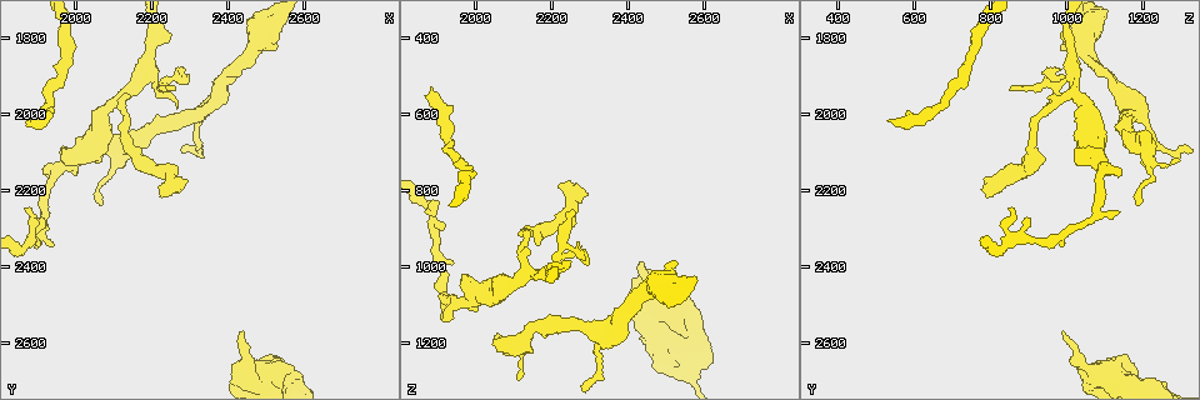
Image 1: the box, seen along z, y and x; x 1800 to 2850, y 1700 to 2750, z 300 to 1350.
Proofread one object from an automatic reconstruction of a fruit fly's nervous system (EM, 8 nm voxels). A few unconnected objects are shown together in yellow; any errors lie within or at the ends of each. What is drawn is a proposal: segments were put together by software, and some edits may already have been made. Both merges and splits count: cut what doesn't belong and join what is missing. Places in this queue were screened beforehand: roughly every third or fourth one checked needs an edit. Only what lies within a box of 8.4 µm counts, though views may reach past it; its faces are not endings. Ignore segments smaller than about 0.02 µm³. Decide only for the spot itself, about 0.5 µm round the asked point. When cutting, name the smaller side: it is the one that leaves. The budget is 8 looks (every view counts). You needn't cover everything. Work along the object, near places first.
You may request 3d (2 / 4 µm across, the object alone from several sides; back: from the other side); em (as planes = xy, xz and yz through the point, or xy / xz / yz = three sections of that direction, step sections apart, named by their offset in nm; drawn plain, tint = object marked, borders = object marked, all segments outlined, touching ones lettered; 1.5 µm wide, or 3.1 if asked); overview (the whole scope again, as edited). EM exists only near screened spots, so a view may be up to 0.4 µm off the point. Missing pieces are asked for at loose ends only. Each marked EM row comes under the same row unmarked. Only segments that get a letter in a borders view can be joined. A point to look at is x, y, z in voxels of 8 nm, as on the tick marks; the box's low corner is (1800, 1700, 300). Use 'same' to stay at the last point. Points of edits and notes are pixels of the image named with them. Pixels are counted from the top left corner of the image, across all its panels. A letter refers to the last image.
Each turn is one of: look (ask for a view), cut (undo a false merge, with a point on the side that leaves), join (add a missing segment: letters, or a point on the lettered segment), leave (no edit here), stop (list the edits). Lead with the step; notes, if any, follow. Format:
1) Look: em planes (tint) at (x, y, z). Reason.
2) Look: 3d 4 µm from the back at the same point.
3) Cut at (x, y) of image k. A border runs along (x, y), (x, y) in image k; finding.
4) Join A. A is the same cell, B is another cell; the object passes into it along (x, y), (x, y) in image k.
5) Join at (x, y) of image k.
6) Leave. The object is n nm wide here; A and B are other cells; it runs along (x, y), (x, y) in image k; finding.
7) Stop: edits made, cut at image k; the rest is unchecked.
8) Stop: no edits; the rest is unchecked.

Look: 3d 4 µm from the back at (2115, 2120, 1295).

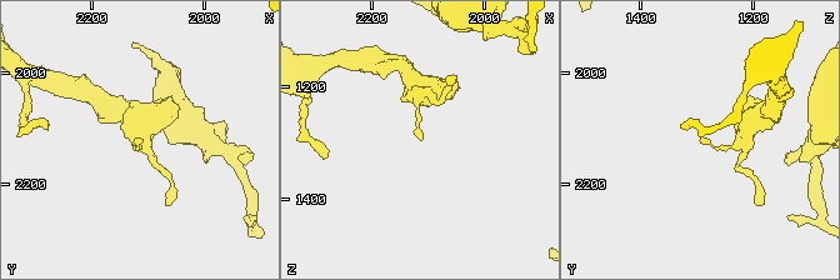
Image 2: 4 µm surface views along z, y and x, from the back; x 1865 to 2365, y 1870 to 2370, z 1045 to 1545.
Look: em yz step 8 (tint) at (2115, 2115, 1290). Now the EM.

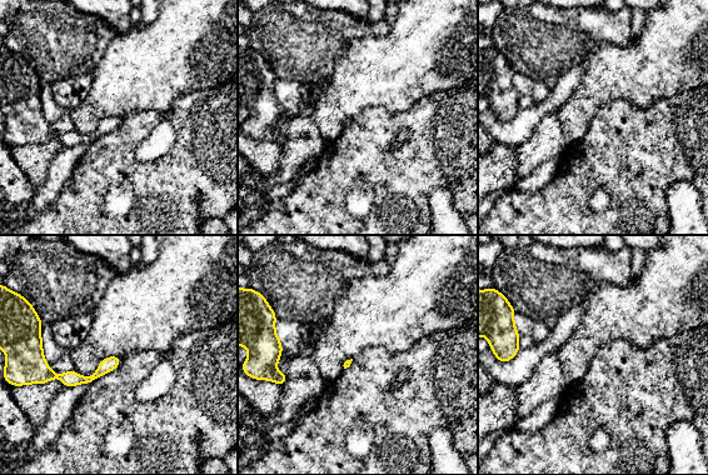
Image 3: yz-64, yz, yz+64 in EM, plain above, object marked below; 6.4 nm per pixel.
Look: em planes (borders) at the same point.

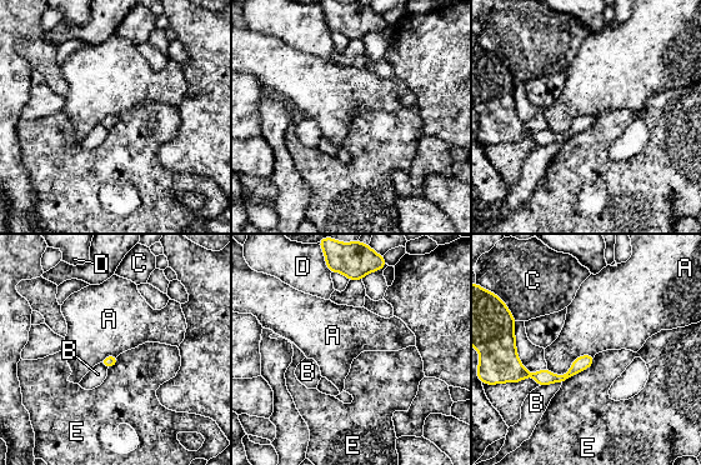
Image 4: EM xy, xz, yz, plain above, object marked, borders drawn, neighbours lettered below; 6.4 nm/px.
Leave. The longest contact is with A, 320 nm; A, B, C, D and E are other cells; no lettered segment goes on from it.

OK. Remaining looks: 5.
Look: em yz step 8 (tint) at (1905, 2275, 895). Branch stops here.

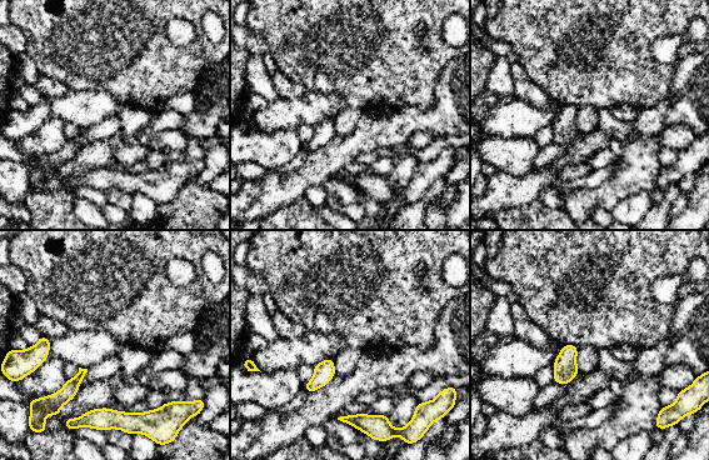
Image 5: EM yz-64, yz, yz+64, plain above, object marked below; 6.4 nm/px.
Look: em planes (borders) at the same point. Another direction.

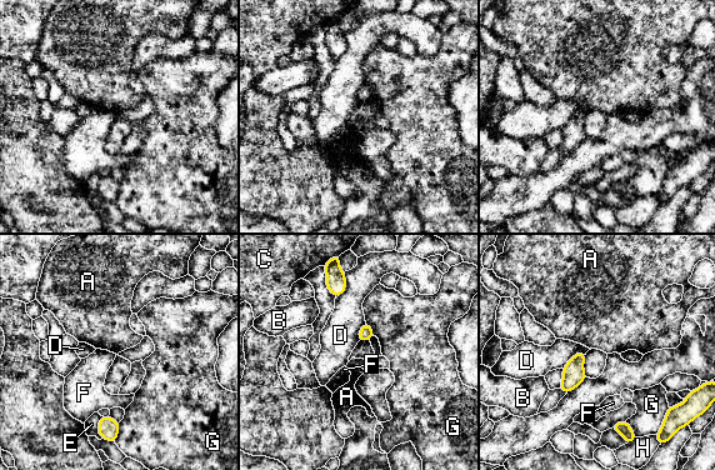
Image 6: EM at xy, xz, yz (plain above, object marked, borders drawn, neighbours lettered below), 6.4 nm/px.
Leave. A, B, C, D, E, F, G and H are other cells; a border runs along (345, 271), (345, 290), (336, 296) in image 6; no lettered segment goes on from it.

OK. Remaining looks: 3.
Look: em yz step 8 (tint) at (1960, 2095, 1025). Free end.

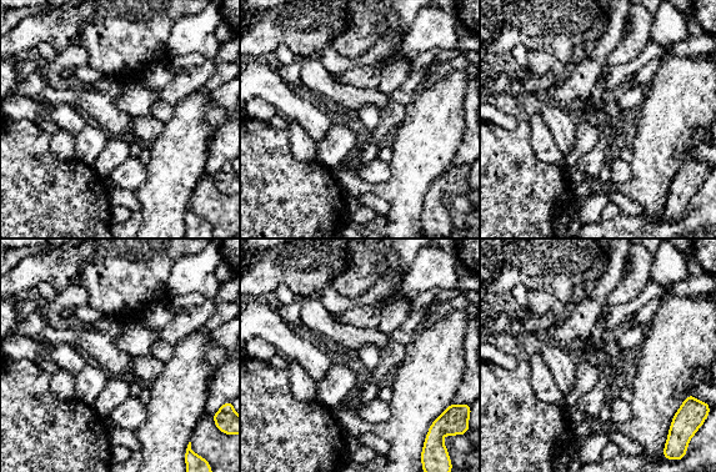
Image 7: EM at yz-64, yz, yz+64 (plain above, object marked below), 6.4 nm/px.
Look: em planes (borders) at the same point. Cut it another way.

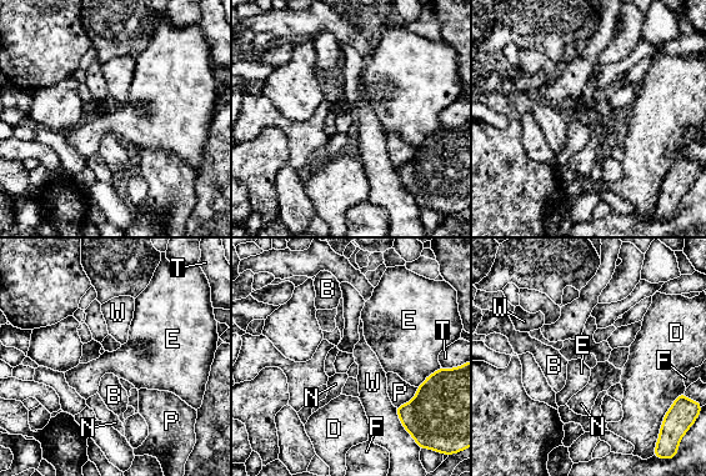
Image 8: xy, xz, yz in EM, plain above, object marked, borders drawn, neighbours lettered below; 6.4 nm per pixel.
Leave. B, D, E, F, N, P, T and W are other cells; no lettered segment goes on from it.

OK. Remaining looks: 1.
Stop: no edits; the rest is unchecked.

